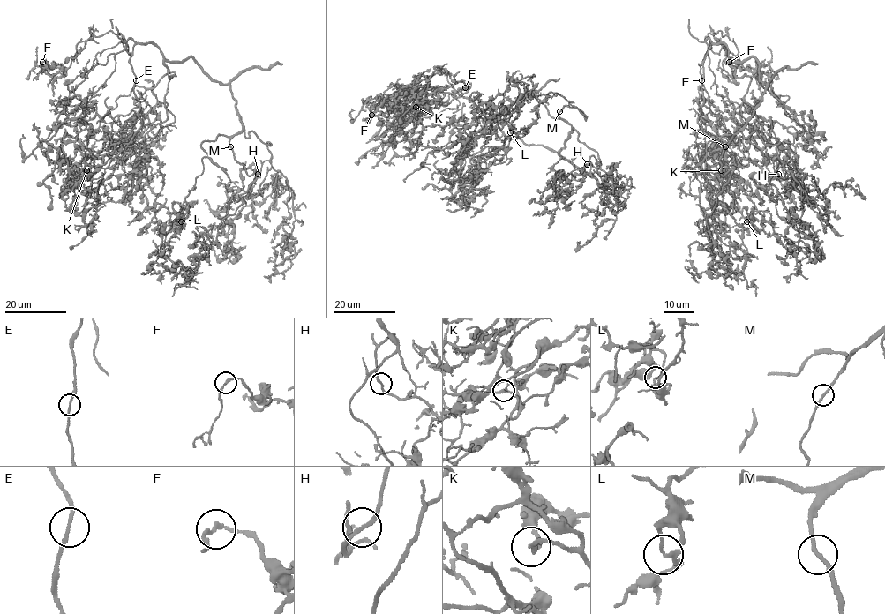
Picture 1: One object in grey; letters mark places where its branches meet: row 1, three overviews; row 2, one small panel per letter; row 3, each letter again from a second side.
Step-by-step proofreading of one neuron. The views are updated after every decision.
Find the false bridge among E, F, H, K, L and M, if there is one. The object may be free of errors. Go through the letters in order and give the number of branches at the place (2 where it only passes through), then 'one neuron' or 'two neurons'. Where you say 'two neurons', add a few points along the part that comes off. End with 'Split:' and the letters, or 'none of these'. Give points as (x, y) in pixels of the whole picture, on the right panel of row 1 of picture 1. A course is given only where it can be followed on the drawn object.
E: 2 | one neuron
F: 2 | one neuron
H: 2 | one neuron
K: 2 | one neuron
L: 2 | one neuron
M: 2 | one neuron
Split: none of these

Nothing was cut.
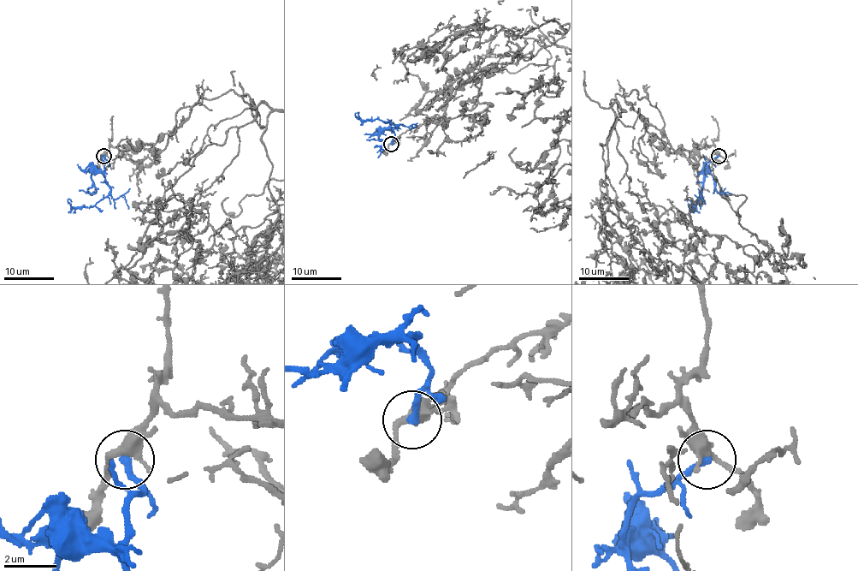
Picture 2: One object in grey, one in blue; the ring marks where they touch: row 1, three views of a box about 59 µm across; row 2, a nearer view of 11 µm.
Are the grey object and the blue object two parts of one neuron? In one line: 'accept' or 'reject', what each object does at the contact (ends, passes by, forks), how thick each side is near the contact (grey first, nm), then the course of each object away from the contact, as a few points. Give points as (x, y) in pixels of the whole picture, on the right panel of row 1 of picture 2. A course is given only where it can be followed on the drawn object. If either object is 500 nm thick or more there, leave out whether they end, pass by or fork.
reject; grey passes by; blue ends; calibres 440 and 280 nm; course blue (718, 156), (703, 167), (702, 193), (691, 209), (687, 199)

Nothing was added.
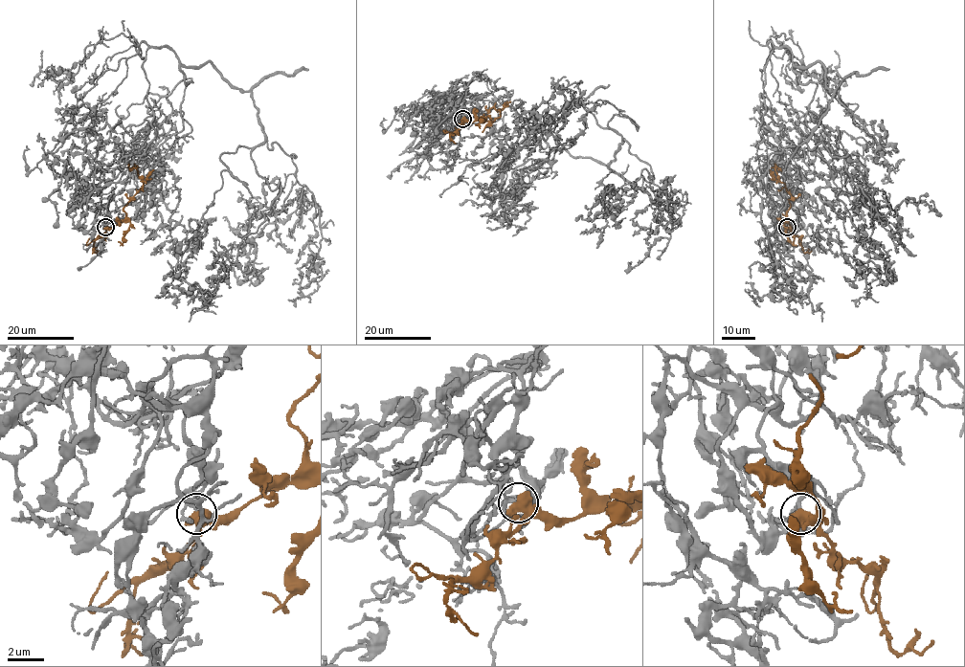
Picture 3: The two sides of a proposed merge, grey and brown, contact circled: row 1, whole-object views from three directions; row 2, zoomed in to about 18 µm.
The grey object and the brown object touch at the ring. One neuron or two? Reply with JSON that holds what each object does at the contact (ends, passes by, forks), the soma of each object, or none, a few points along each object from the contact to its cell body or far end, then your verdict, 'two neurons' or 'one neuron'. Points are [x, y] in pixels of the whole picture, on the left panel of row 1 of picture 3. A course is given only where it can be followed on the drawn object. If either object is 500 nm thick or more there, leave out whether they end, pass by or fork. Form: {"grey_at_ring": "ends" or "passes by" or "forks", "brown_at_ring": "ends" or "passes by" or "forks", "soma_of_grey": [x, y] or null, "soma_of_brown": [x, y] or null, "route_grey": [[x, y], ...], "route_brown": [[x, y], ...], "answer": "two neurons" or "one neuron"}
{"soma_of_grey": null, "soma_of_brown": null, "route_grey": [[106, 227], [87, 201], [156, 133], [148, 49], [251, 93], [265, 140], [220, 156], [190, 290], [155, 297]], "route_brown": [[106, 227], [114, 227], [125, 218], [123, 208], [144, 184], [137, 169], [128, 166], [128, 163]], "answer": "one neuron"}

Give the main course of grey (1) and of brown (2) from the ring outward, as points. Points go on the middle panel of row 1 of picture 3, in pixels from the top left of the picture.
1: (463, 119), (444, 121), (500, 88), (572, 157), (608, 165), (619, 149), (584, 98), (544, 124), (512, 104)
2: (463, 119), (471, 122), (482, 119), (481, 121), (490, 123), (501, 116), (500, 111), (487, 110), (485, 105)

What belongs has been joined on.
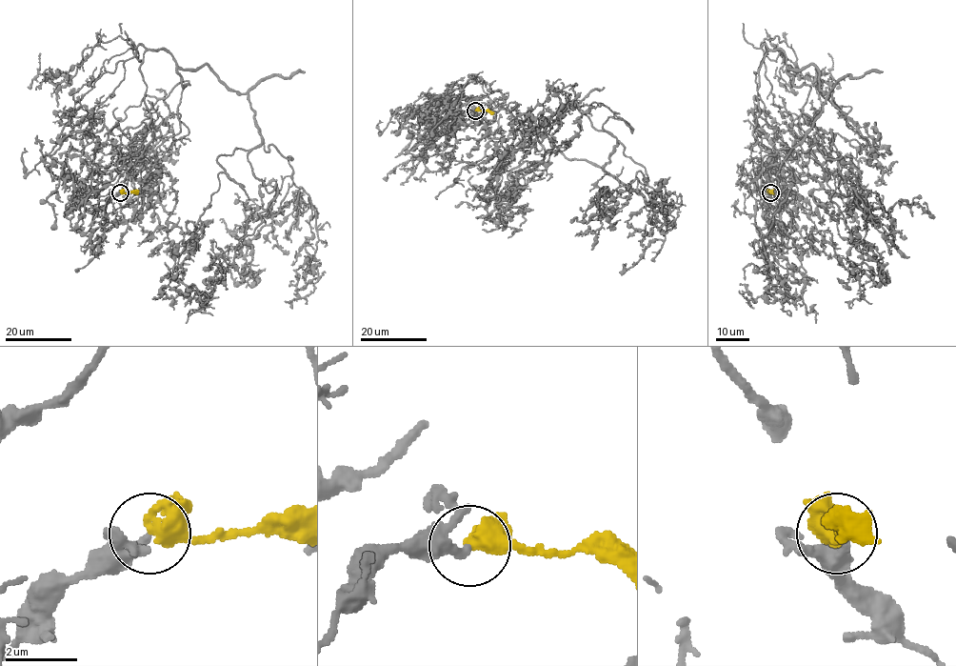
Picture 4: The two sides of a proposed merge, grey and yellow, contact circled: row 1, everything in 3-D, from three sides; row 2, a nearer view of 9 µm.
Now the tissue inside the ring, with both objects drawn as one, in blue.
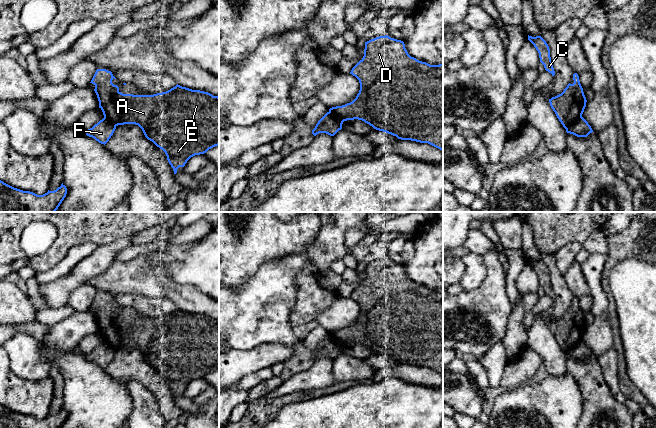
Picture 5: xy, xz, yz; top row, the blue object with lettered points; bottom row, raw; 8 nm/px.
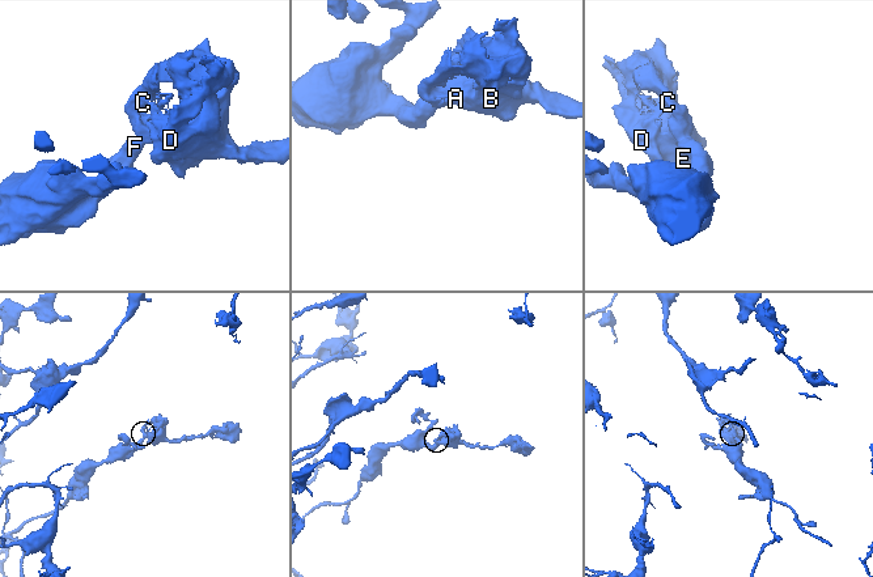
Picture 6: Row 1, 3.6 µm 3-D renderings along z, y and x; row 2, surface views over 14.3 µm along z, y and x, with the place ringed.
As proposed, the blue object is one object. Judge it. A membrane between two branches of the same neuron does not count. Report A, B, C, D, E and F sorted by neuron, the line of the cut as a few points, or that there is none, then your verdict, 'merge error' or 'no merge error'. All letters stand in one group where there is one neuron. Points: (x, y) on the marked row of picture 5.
A B C D E / F; cut in yz along (581, 116), (565, 128); merge error

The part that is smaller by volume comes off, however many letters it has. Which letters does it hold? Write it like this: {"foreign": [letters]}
{"foreign": ["A", "B", "C", "D", "E"]}

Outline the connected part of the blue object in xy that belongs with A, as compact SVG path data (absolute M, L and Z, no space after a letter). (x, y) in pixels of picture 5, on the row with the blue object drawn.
M97 69L91 82L95 85L95 93L99 101L99 108L102 110L104 118L115 126L124 124L138 125L145 137L152 141L157 147L162 149L169 164L173 168L174 174L179 167L184 167L187 161L195 156L206 153L209 149L219 145L219 97L200 90L192 90L180 85L176 85L170 90L153 95L133 95L123 94L119 87L112 83L116 79L111 71Z

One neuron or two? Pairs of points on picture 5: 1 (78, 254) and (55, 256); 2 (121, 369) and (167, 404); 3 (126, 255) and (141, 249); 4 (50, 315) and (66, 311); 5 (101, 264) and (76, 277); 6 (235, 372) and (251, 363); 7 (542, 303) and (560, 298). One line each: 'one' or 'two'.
1: two
2: one
3: one
4: one
5: one
6: one
7: two

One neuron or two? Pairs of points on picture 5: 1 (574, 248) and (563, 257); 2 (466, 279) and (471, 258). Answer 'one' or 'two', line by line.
1: one
2: one

